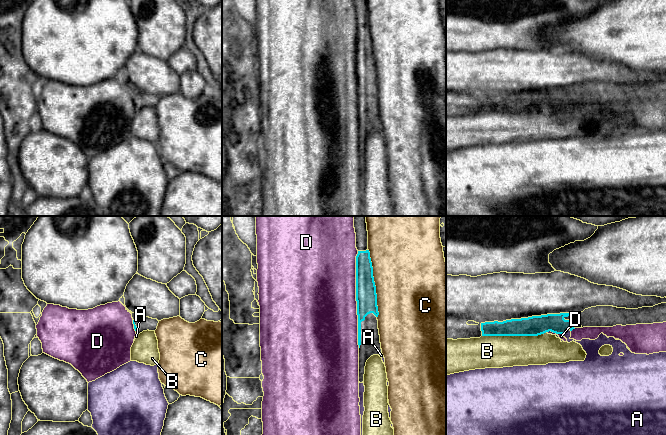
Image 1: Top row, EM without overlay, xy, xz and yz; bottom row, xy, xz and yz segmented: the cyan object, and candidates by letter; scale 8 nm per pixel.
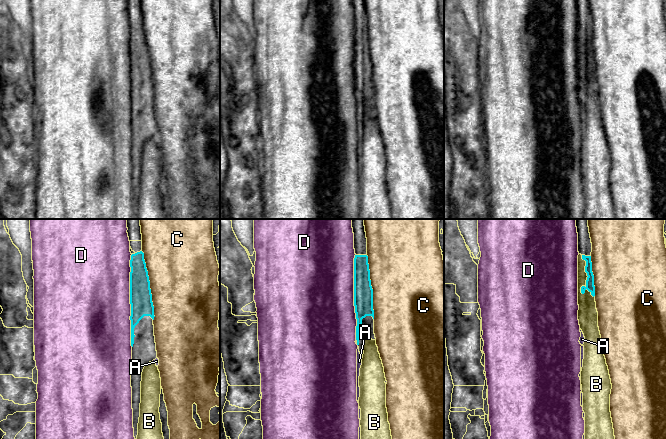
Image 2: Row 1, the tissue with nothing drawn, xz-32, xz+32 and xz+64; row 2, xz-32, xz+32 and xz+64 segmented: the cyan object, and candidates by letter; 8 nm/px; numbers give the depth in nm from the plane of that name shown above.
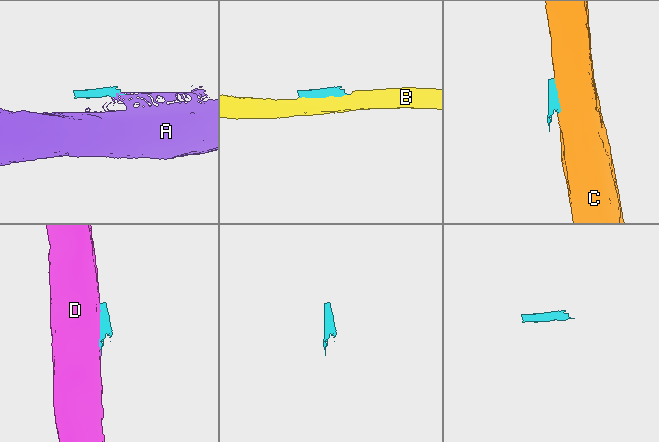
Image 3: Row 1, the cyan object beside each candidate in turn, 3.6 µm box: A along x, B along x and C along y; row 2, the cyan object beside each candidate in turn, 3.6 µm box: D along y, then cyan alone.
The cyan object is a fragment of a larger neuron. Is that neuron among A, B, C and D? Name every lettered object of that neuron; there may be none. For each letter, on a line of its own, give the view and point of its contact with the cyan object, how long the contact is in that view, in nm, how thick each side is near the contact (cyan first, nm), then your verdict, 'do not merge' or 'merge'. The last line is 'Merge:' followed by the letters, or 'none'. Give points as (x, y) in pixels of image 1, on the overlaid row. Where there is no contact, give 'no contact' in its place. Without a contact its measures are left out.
A: meets cyan in yz at (566, 331); contact 70 nm long; 160 nm thick on the cyan side, 120 nm on the other; do not merge
B: meets cyan in yz at (513, 335); contact 500 nm long; 160 nm thick on the cyan side, 260 nm on the other; do not merge
C: meets cyan in xz at (374, 283); contact 550 nm long; 170 nm thick on the cyan side, 500 nm on the other; do not merge
D: meets cyan in xz at (356, 299); contact 800 nm long; 170 nm thick on the cyan side, 500 nm on the other; do not merge
Merge: none

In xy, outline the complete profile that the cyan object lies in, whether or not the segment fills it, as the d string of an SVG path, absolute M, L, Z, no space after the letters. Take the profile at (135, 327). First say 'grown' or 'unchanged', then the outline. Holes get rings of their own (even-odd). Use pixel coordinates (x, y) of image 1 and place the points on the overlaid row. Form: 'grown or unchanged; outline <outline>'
grown; outline M132 313L134 329L137 334L143 331L155 331L157 329L159 321L149 317L142 316L138 313Z

